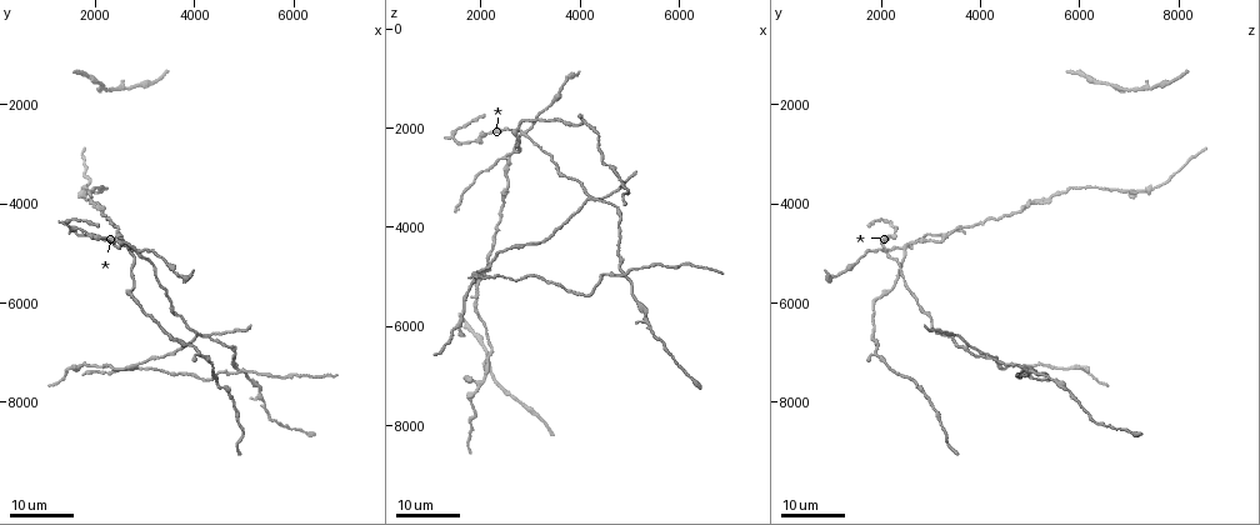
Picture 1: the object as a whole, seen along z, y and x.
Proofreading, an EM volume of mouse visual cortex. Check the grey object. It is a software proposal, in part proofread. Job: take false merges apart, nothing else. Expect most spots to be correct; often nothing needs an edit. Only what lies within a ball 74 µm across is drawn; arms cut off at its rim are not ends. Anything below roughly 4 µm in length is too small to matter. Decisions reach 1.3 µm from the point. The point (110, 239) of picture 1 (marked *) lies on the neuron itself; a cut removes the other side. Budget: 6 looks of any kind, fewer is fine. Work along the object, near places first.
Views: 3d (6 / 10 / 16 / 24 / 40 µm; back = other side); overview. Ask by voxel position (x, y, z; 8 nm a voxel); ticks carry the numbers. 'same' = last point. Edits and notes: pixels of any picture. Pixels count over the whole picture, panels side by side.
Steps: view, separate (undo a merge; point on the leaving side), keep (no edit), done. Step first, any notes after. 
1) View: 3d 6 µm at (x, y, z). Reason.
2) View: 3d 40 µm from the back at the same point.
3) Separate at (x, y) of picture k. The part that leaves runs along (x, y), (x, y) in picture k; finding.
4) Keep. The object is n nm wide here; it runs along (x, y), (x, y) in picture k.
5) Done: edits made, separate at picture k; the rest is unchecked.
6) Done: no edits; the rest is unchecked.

View: 3d 16 µm at (4200, 6650, 3450). Thin arm on a thick one.

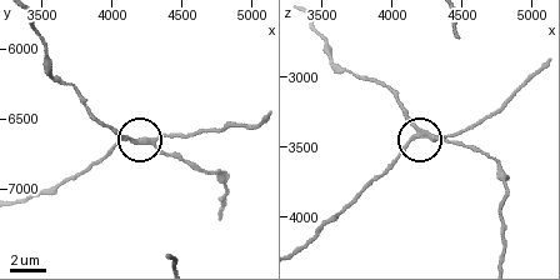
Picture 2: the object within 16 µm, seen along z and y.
View: 3d 6 µm at the same point. Zoom in.

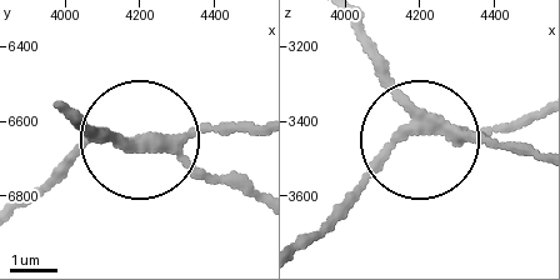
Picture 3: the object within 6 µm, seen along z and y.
Separate at (233, 123) of picture 3. 3 arms meet here; two neurons meet here.

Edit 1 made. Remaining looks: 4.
View: overview.

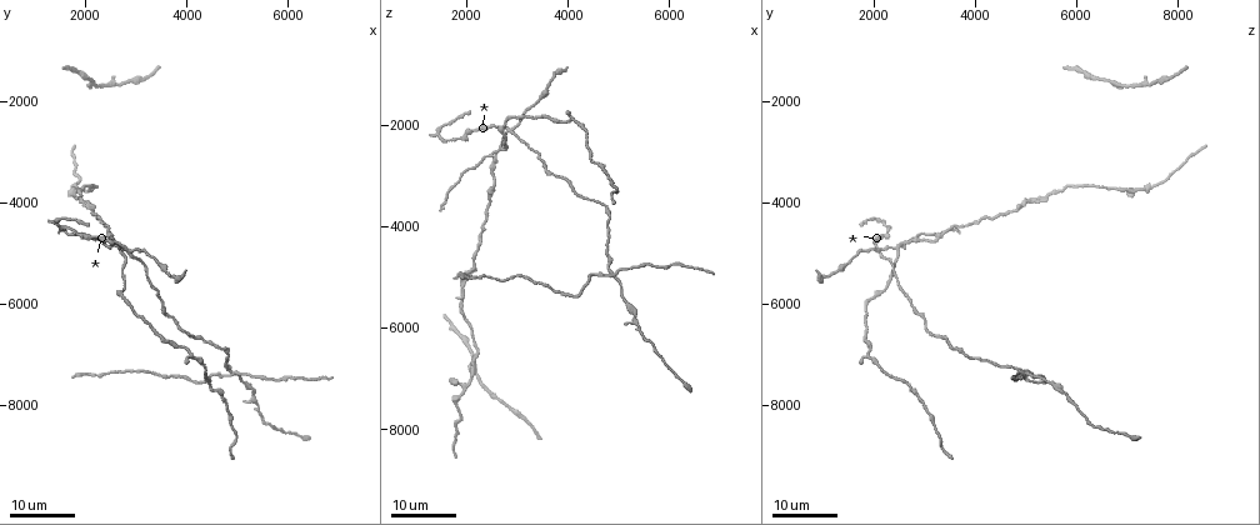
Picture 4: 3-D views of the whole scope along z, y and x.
View: 3d 16 µm at (4950, 7350, 4950). Four or more arms meet.

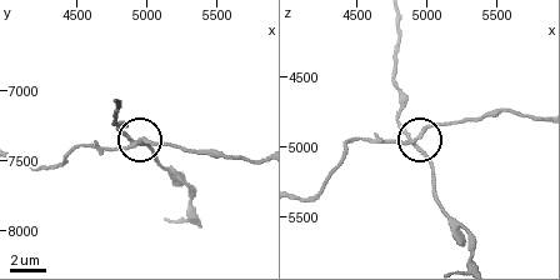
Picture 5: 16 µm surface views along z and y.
View: 3d 6 µm at (4920, 7360, 4960).

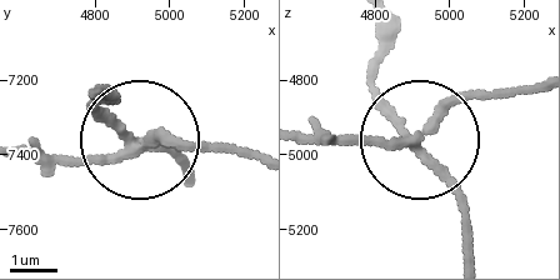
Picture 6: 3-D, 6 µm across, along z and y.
Separate at (60, 161) of picture 6. The object is 210 nm wide here; a second neuron is stuck on.

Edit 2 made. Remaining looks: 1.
Done: edits made, separate at picture 3, separate at picture 6; the rest is unchecked.

